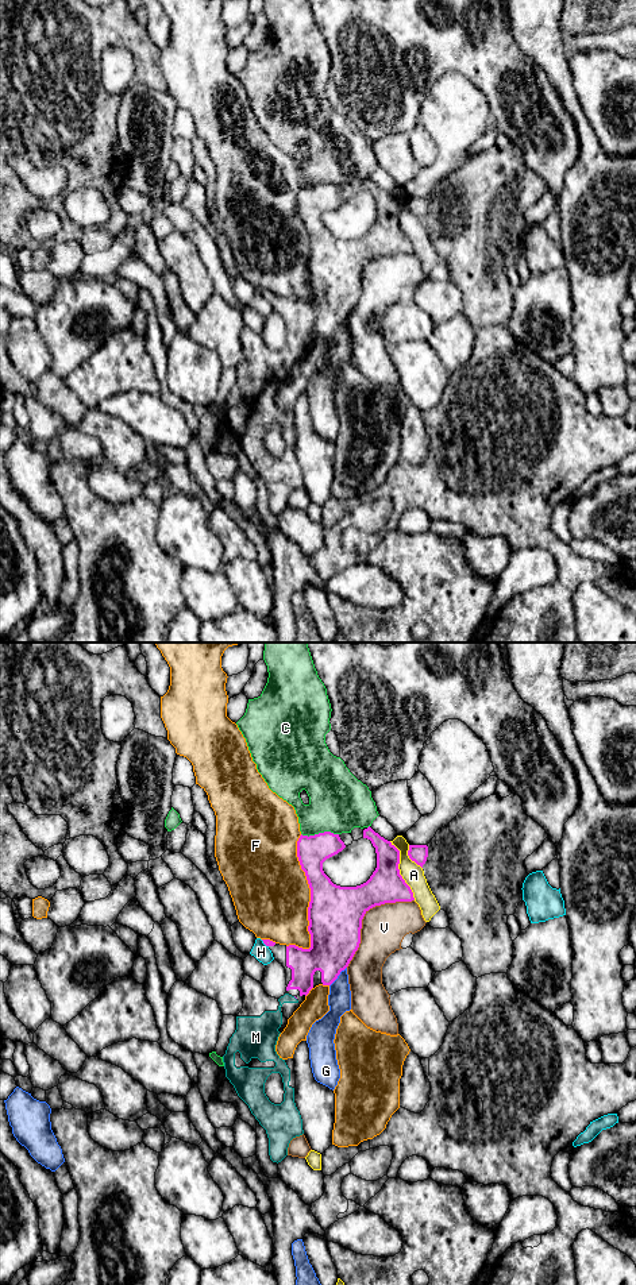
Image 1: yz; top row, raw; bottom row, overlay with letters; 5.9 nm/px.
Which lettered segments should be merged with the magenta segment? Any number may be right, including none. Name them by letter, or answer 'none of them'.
M

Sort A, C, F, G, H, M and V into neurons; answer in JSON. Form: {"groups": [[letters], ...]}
{"groups": [["A"], ["C"], ["F"], ["G"], ["H"], ["M"], ["V"]]}

